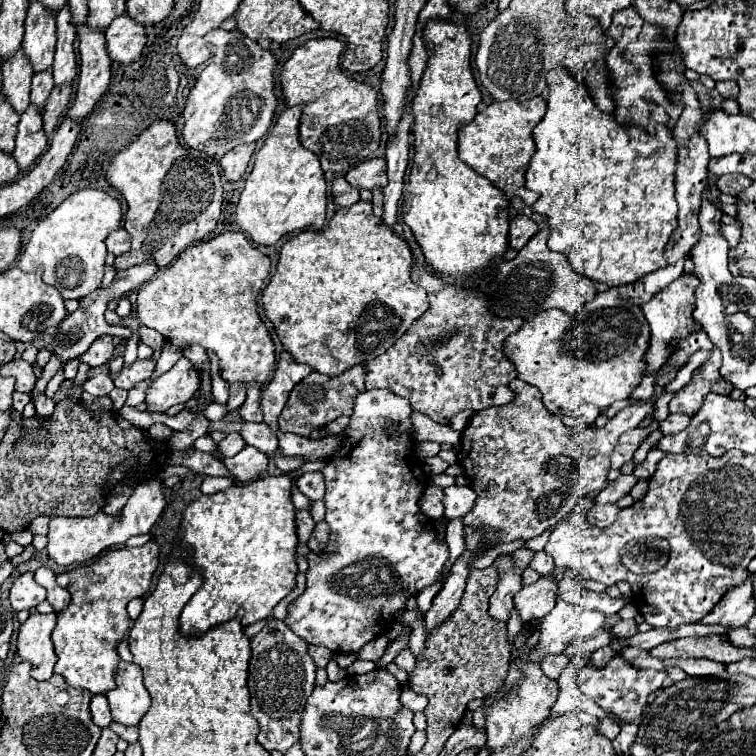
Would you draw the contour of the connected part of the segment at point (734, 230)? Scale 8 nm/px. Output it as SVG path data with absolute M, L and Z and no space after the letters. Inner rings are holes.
M721 224L721 230L723 230L723 236L727 238L729 246L737 246L737 242L739 242L739 238L741 238L741 228L739 228L739 224L731 224L731 226Z

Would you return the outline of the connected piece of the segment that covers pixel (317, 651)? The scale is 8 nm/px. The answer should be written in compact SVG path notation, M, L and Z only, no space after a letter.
M309 646L309 654L311 654L311 658L315 660L315 664L319 668L325 668L327 662L331 660L331 656L333 656L333 652L327 650L325 646Z

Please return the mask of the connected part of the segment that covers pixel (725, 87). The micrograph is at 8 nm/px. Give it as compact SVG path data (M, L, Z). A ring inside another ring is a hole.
M717 82L715 90L723 96L724 99L733 99L735 100L739 94L739 86L737 82Z

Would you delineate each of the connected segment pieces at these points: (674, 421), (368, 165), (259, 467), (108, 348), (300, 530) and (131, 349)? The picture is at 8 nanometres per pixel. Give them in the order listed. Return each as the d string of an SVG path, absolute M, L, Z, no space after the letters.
M669 414L669 418L667 420L663 420L661 422L661 434L663 436L667 436L667 434L679 434L681 430L685 430L685 426L689 424L689 416L685 416L685 414Z
M373 158L373 160L361 162L359 166L355 166L355 168L345 176L345 180L347 180L351 186L367 188L367 190L387 186L385 158Z
M245 446L235 456L223 460L223 464L229 468L229 472L241 482L249 482L253 476L261 474L267 468L267 462L269 462L269 458L253 446Z
M101 336L101 338L97 338L97 340L91 344L91 348L79 358L81 363L76 377L71 380L65 380L63 384L61 384L60 389L70 389L74 385L83 383L91 368L103 366L105 362L109 362L109 360L113 358L113 352L115 352L113 336Z
M297 510L297 538L301 544L307 544L309 536L313 532L313 526L315 526L315 522L313 522L311 514L307 510Z
M133 333L128 340L124 352L124 366L132 364L137 359L138 335Z

